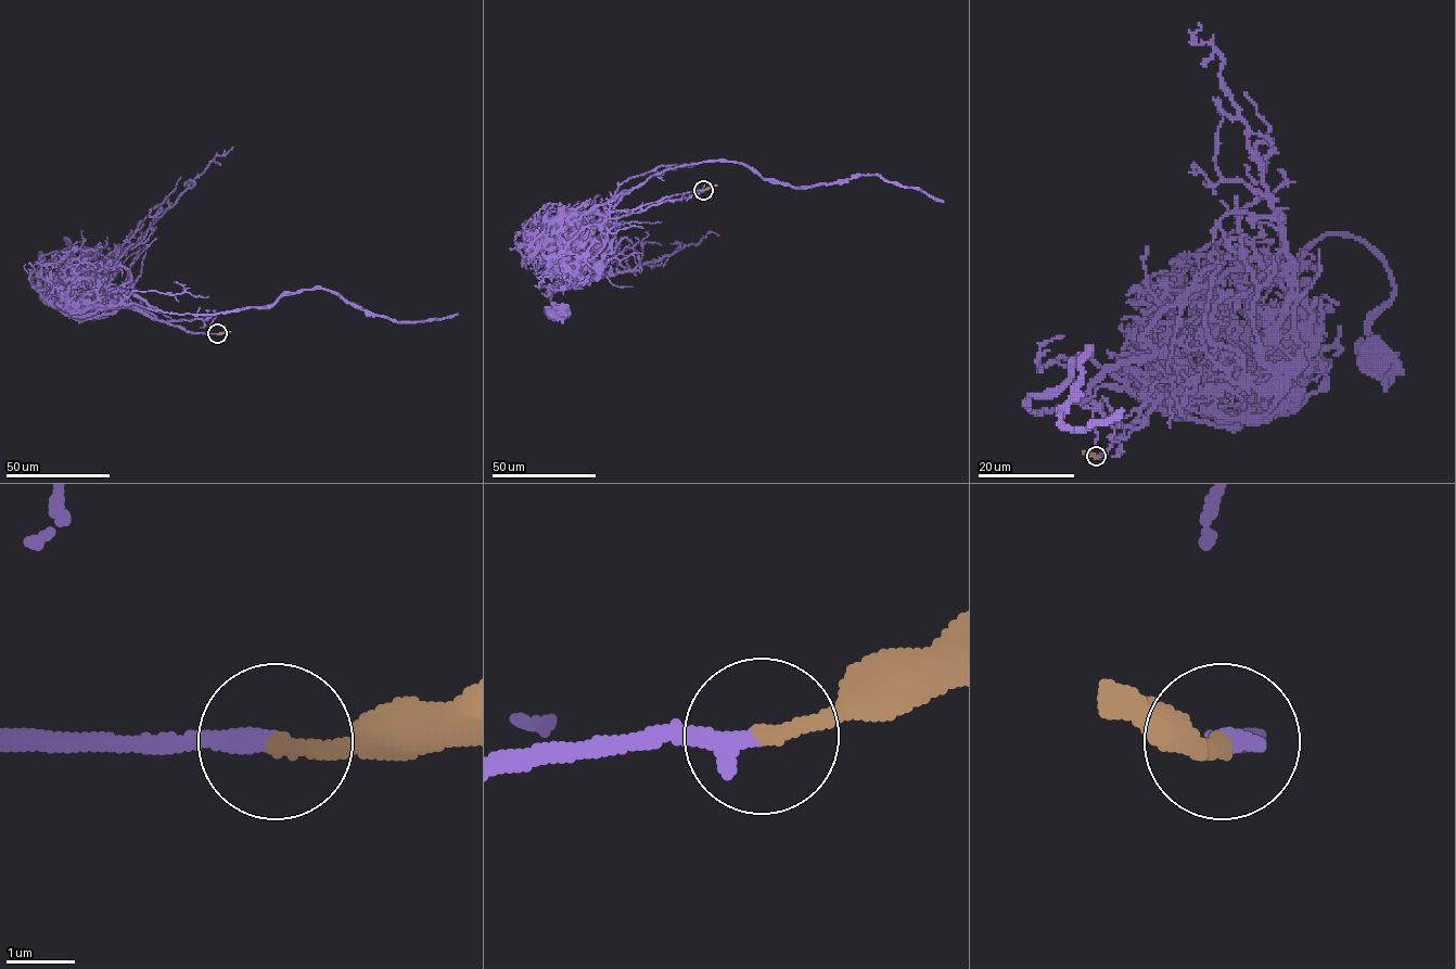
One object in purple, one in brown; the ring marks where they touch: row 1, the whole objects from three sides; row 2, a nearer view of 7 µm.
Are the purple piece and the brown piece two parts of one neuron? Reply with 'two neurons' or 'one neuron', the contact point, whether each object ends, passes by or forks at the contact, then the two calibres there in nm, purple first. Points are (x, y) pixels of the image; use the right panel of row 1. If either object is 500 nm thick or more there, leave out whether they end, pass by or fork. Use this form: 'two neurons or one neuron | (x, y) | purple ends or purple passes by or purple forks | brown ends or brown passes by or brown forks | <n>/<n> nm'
one neuron | (1096, 456) | purple ends | brown ends | 320/240 nm

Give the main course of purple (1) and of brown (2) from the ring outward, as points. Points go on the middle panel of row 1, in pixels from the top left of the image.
1: (703, 190), (585, 212), (563, 227), (556, 249), (576, 255), (551, 291), (556, 317), (549, 313), (559, 311)
2: (703, 190), (717, 186)

